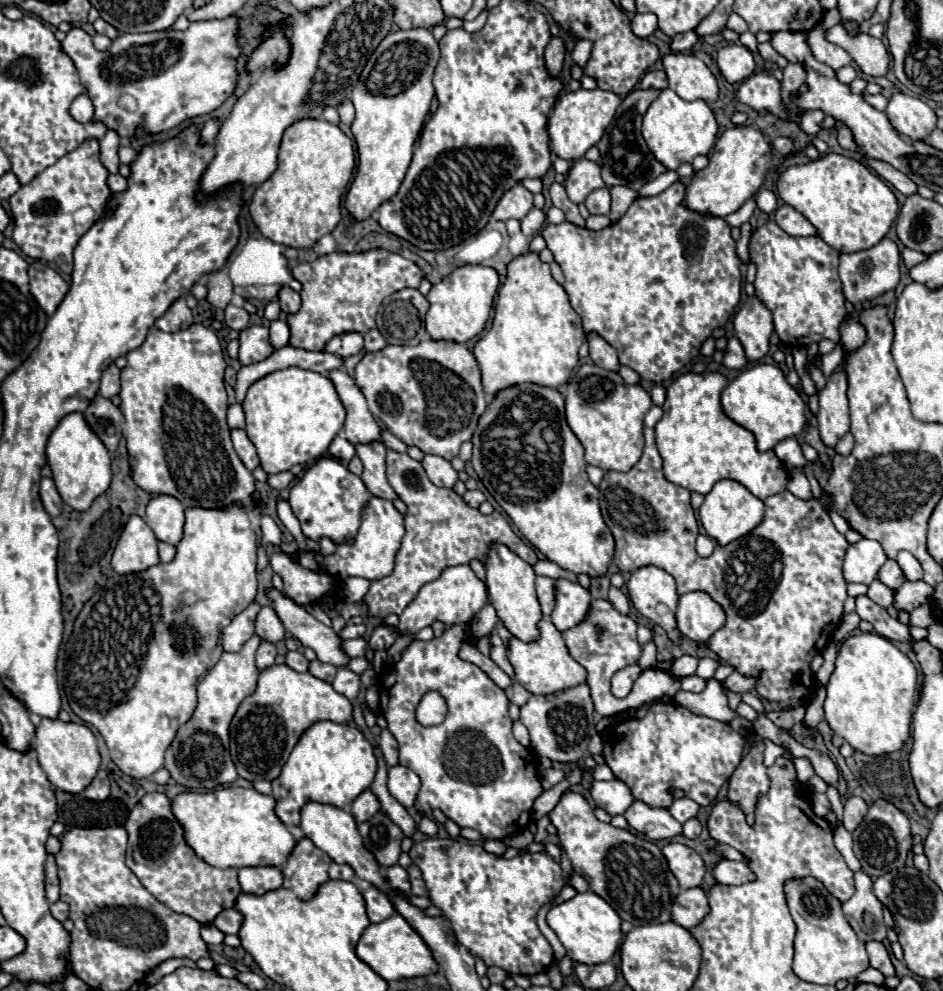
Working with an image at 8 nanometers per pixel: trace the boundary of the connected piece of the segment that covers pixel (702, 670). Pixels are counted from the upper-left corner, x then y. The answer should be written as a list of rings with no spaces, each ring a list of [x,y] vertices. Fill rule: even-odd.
[[[706,658],[706,660],[700,660],[698,668],[696,668],[696,676],[704,678],[704,680],[710,680],[714,676],[714,670],[718,668],[718,660],[712,660],[712,658]]]

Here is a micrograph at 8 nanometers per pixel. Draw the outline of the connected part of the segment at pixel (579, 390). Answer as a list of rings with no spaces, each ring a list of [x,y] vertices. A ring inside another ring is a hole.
[[[584,364],[566,386],[566,420],[586,450],[586,462],[602,470],[628,472],[642,456],[642,420],[652,406],[650,394],[640,386],[626,384],[616,372]]]

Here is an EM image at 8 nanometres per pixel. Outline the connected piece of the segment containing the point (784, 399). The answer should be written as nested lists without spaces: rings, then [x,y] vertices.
[[[772,364],[750,366],[742,370],[732,382],[728,382],[728,386],[722,390],[722,408],[730,420],[756,436],[758,448],[762,452],[772,450],[784,438],[798,436],[806,424],[804,400],[788,384],[784,372]]]

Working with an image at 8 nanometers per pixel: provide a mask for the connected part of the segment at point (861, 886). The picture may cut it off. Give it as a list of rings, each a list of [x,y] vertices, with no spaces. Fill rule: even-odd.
[[[856,872],[856,892],[848,902],[842,904],[842,912],[862,942],[882,942],[886,938],[882,904],[872,892],[870,876],[864,872]]]

